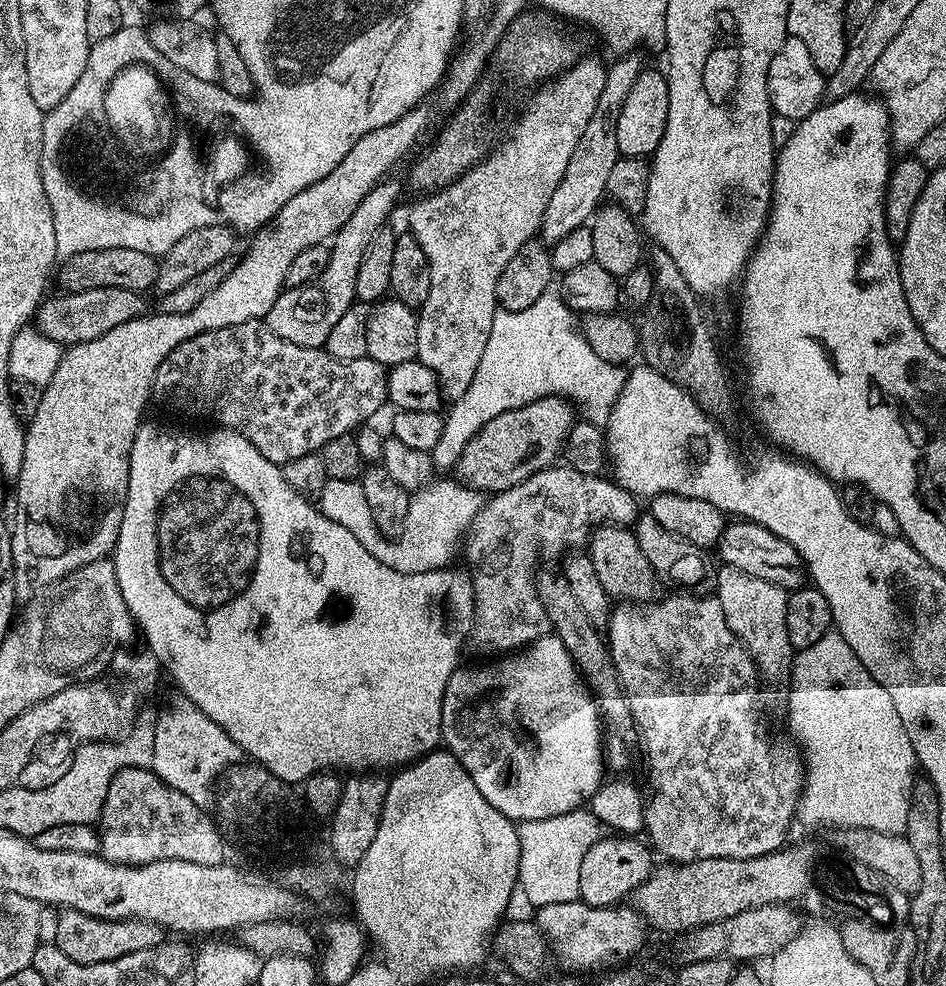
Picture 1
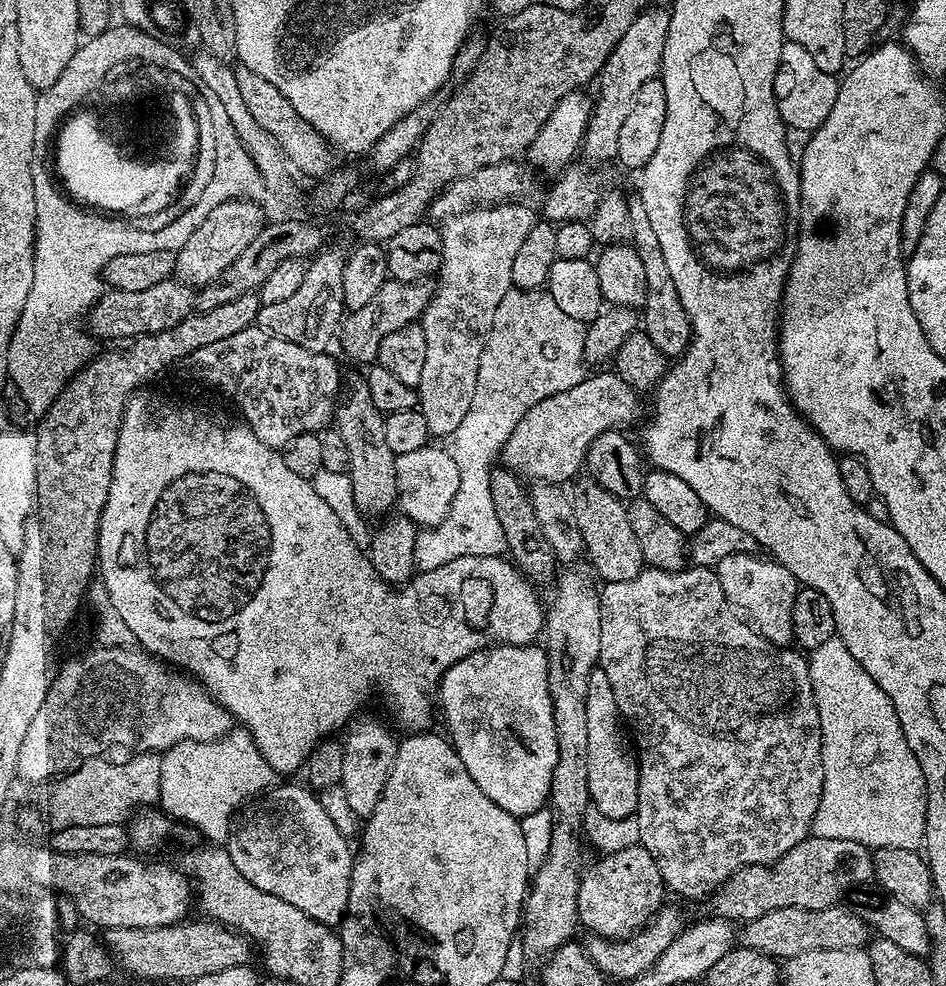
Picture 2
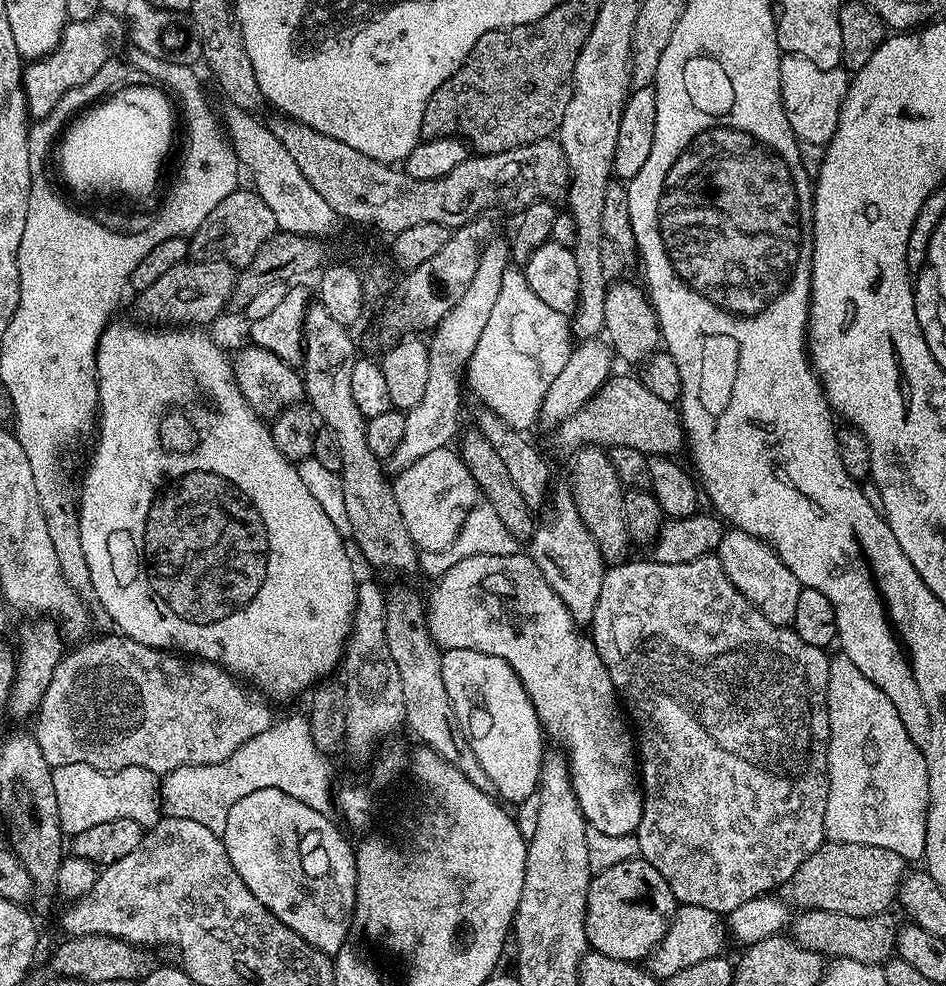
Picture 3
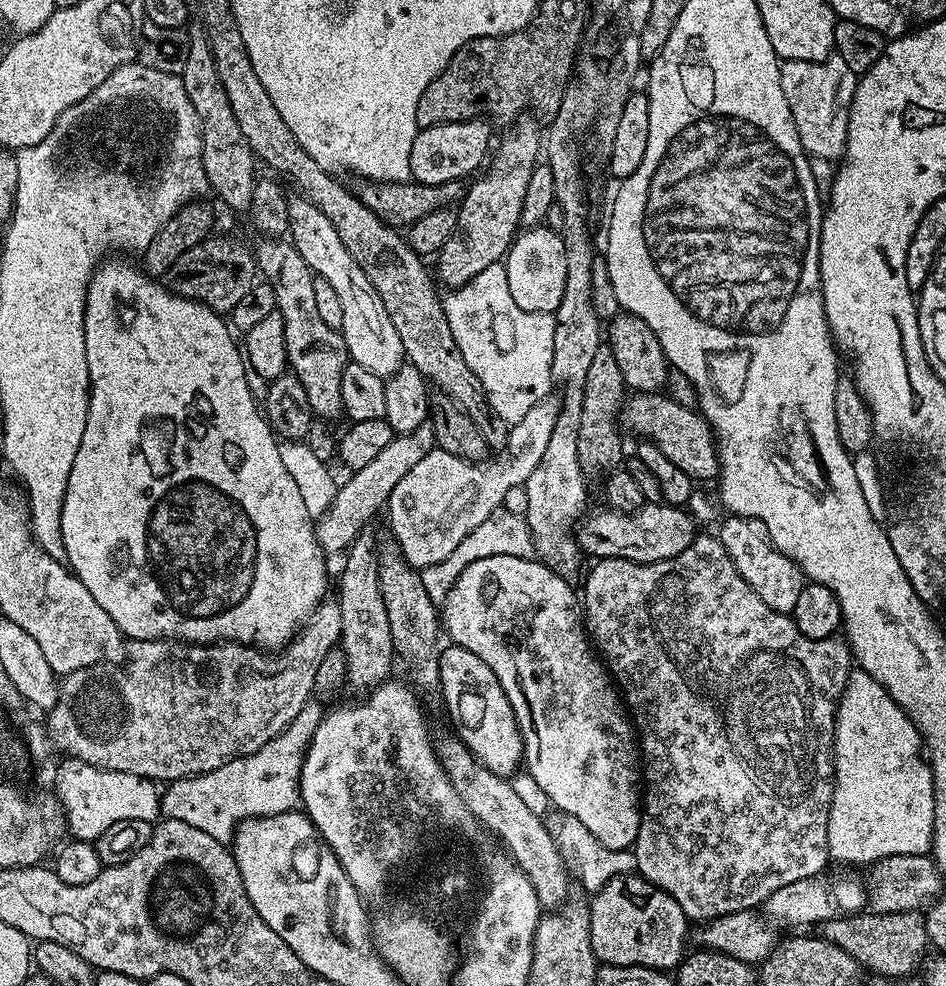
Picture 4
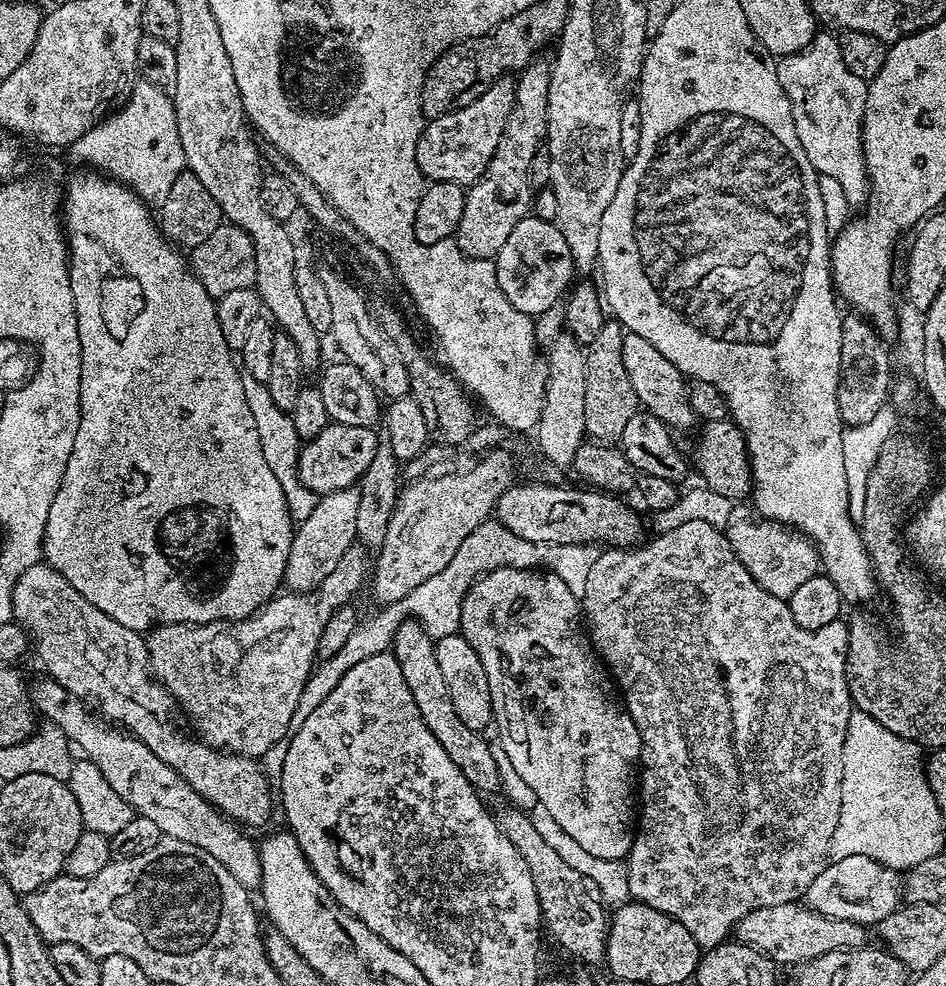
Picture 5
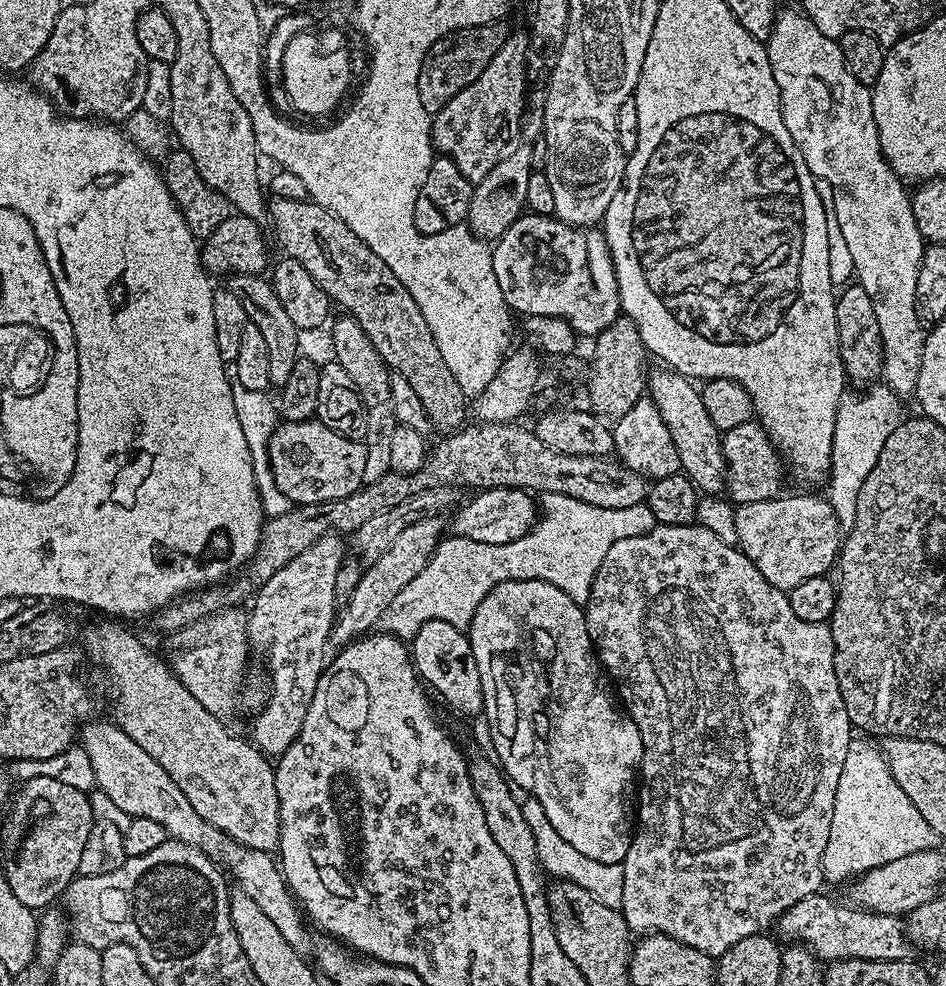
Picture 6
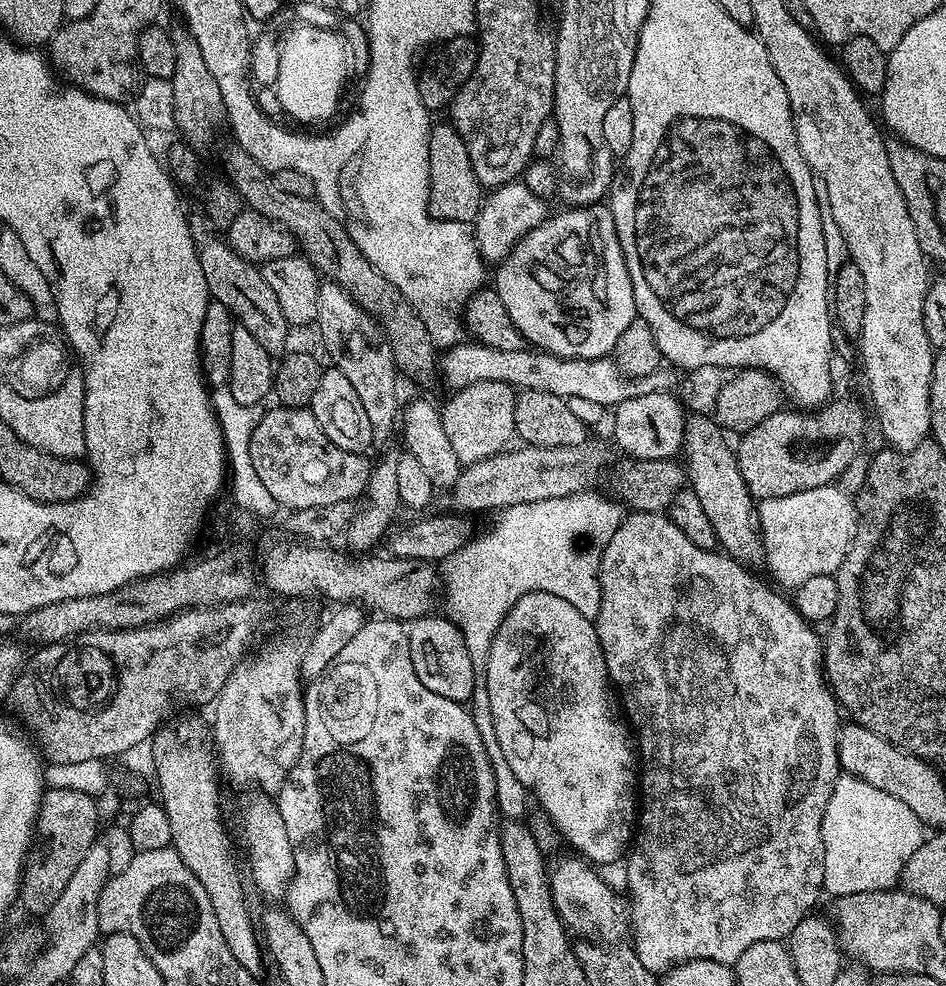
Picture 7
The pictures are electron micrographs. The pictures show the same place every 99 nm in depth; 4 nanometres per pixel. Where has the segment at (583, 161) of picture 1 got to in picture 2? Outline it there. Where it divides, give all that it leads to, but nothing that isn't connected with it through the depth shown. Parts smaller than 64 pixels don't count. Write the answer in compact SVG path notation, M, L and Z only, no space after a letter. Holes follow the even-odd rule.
M649 6L630 22L626 34L614 46L600 68L598 85L600 93L594 96L592 115L588 118L588 128L584 132L582 156L596 164L616 160L618 150L618 133L622 131L624 119L628 117L630 106L642 86L642 82L655 80L660 76L662 54L666 50L666 38L670 34L671 11L667 7Z

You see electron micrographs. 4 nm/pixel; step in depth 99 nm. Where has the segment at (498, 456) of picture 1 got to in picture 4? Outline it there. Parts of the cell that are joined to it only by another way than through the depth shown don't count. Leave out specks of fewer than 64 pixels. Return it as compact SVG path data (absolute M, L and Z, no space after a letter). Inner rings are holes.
M638 392L625 399L619 421L625 433L633 432L641 441L656 444L693 482L715 481L719 477L720 449L716 446L716 433L696 408L682 406L660 392Z

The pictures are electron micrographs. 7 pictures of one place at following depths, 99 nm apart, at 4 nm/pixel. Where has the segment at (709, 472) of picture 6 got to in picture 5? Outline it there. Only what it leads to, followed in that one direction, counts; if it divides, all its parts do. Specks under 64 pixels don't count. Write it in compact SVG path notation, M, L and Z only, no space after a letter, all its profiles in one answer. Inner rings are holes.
M628 332L622 342L622 362L626 365L626 374L630 374L630 386L634 386L634 394L640 400L640 408L645 412L654 414L663 424L673 430L679 428L697 427L698 417L690 406L688 397L688 380L683 372L666 358L646 338L638 338L638 334Z

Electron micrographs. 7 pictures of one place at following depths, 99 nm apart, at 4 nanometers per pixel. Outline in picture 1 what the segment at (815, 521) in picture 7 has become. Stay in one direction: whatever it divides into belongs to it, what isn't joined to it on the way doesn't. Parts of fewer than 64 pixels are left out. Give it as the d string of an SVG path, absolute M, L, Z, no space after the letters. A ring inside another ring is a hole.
M724 564L714 572L714 594L726 614L730 630L746 646L756 663L756 671L765 681L780 680L792 671L794 649L790 634L786 634L786 602L788 592L774 582L754 578L734 566ZM768 679L768 680L767 680Z

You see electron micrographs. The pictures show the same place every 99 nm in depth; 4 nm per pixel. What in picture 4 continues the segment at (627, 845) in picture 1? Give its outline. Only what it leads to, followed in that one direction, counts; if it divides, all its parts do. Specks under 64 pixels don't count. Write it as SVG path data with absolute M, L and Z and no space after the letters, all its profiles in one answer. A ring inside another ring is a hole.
M636 872L610 878L591 897L590 942L601 965L639 966L675 970L686 955L684 943L690 940L690 921L666 890L654 886Z

